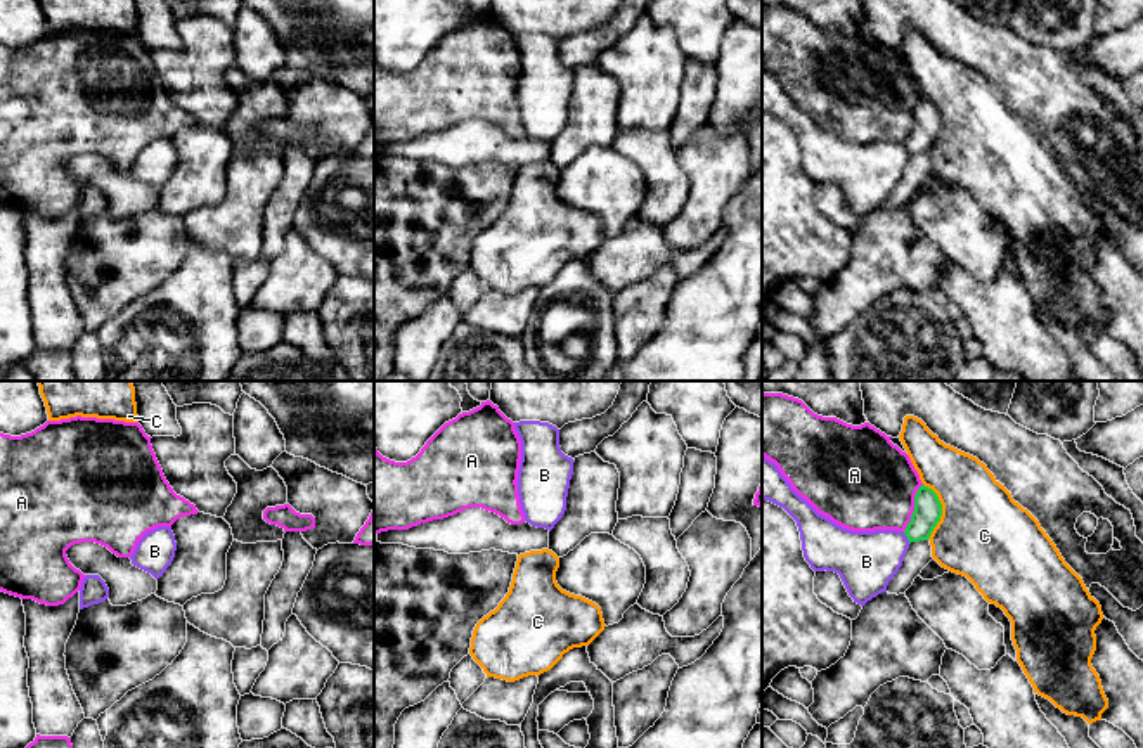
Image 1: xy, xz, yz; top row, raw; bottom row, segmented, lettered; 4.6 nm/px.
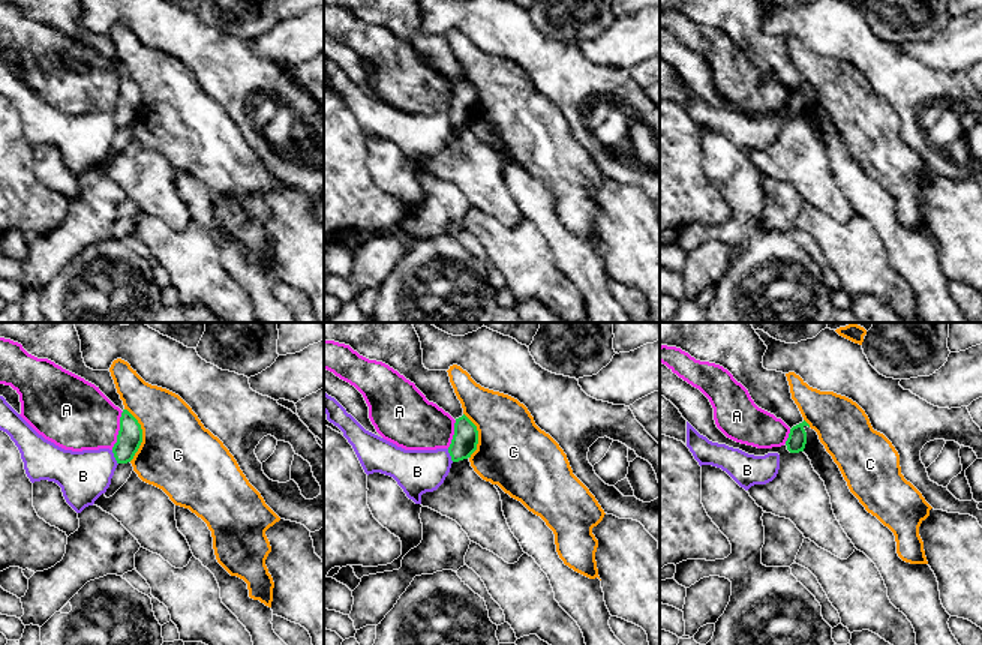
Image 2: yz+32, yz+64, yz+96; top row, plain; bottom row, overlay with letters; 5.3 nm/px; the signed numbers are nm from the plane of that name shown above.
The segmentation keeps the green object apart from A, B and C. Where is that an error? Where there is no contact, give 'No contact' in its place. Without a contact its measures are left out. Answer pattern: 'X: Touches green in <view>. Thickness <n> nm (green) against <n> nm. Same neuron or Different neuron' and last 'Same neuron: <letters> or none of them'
A: Touches green in yz. Thickness 130 nm (green) against 440 nm. Different neuron
B: Touches green in yz. Thickness 130 nm (green) against 280 nm. Different neuron
C: Touches green in yz. Thickness 130 nm (green) against 420 nm. Different neuron
Same neuron: none of them

